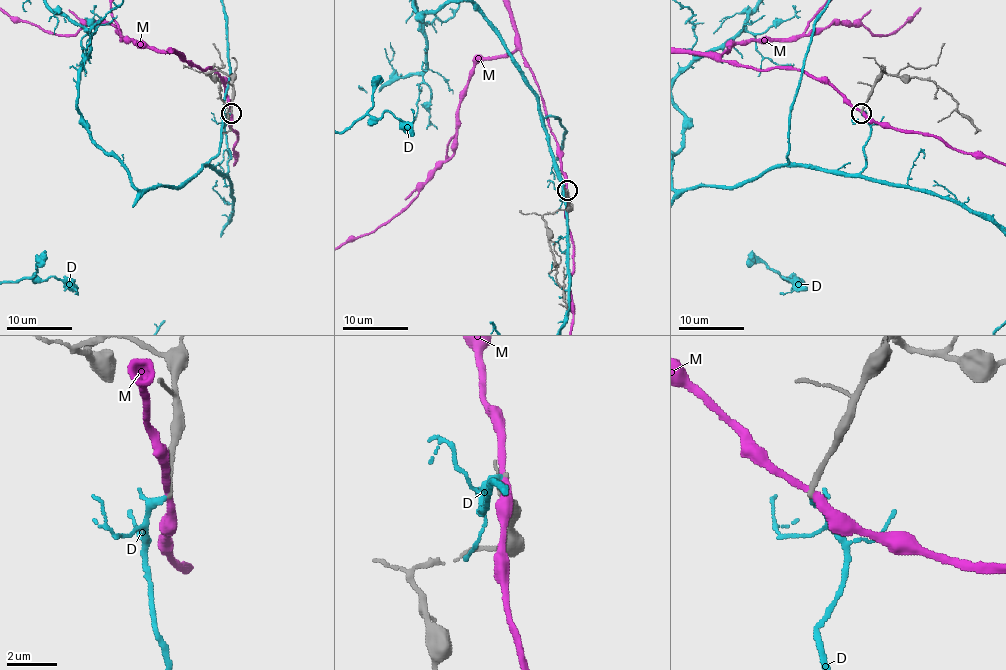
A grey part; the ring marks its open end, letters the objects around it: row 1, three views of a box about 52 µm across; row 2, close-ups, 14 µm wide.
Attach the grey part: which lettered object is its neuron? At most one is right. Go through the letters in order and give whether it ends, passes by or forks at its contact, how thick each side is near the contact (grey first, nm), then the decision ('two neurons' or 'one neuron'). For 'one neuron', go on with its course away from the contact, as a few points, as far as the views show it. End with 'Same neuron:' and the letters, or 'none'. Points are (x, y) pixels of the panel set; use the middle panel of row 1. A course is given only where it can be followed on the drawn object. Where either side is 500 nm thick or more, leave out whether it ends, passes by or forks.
D: it passes by; 240 nm thick on the grey side, 200 nm on the other; one neuron
M: it passes by; 260 nm thick on the grey side, 280 nm on the other; two neurons
Same neuron: D

